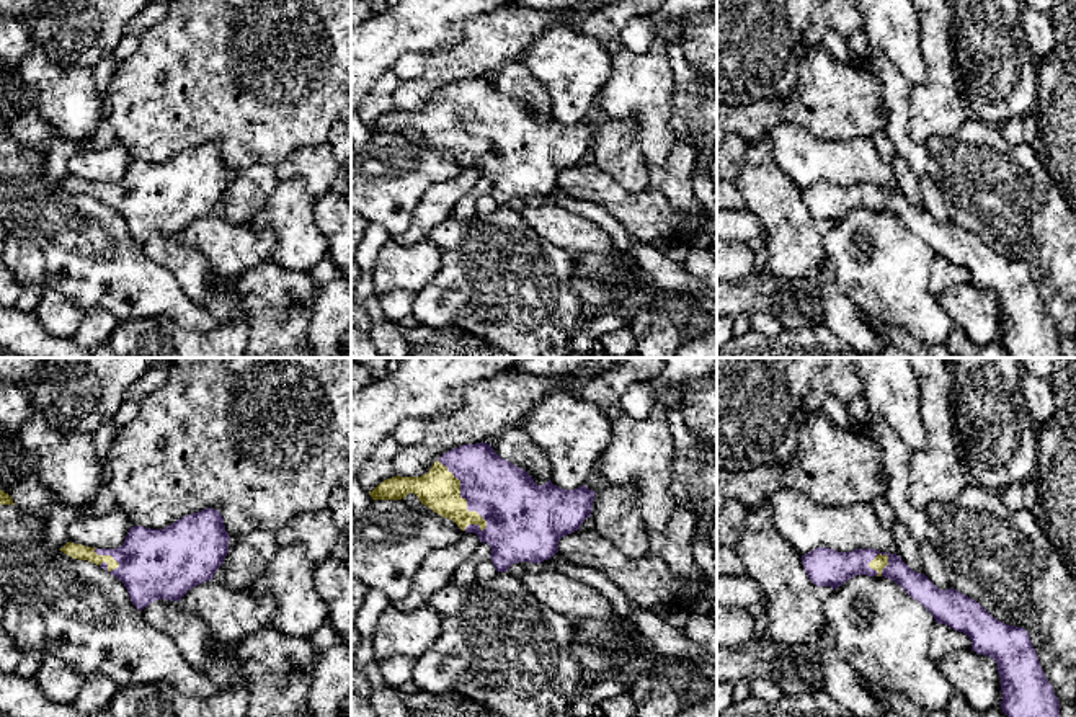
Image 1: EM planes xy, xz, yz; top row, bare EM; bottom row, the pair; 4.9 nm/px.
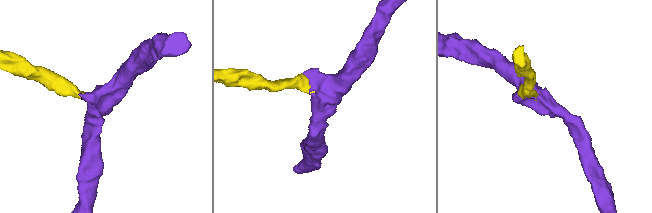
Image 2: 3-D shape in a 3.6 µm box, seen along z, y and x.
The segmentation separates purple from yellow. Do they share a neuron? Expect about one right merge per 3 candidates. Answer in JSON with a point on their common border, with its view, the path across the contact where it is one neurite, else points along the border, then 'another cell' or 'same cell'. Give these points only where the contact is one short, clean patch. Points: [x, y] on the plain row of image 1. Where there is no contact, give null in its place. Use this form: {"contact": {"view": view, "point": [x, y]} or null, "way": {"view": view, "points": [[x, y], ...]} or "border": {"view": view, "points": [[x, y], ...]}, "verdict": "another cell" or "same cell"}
{"contact": {"view": "xz", "point": [464, 131]}, "way": {"view": "xz", "points": [[506, 131], [464, 131], [456, 124], [440, 124]]}, "verdict": "same cell"}

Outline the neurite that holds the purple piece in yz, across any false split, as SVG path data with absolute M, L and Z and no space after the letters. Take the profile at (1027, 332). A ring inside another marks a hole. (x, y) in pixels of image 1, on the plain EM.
M816 181L802 189L802 198L813 219L836 224L856 209L885 211L900 219L913 234L919 235L939 258L963 266L972 274L972 284L988 289L998 297L1003 335L1001 343L1011 358L1063 358L1060 335L1048 317L1037 286L1024 261L1004 258L993 252L980 237L950 222L939 224L924 207L913 206L900 189L875 183L856 183L838 186L828 181Z

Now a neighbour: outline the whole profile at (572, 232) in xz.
M558 206L522 209L524 222L549 243L570 253L614 250L612 238L593 220Z

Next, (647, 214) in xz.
M596 163L563 170L558 175L558 188L573 199L604 207L640 243L650 245L658 237L681 242L683 217L658 189L647 186L642 191L627 191Z

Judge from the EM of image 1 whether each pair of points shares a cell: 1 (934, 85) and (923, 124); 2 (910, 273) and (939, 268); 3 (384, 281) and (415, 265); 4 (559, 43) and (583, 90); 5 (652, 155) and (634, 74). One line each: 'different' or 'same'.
1: same
2: different
3: same
4: same
5: same

